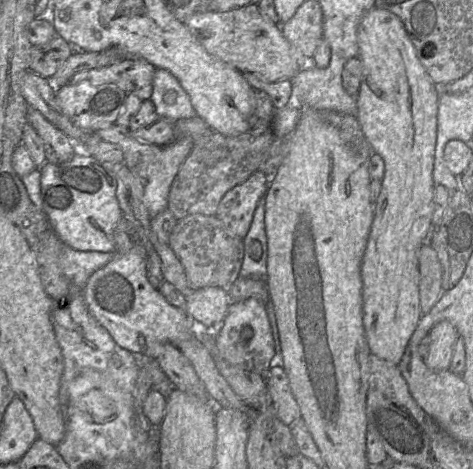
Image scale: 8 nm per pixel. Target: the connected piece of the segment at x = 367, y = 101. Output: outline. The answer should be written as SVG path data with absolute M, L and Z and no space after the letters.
M376 7L367 11L358 26L357 43L362 76L356 97L356 118L372 151L379 154L385 164L382 188L374 203L374 217L361 262L363 326L370 352L399 365L422 316L418 251L423 243L429 242L432 231L433 168L440 89L419 61L403 22L392 12Z

